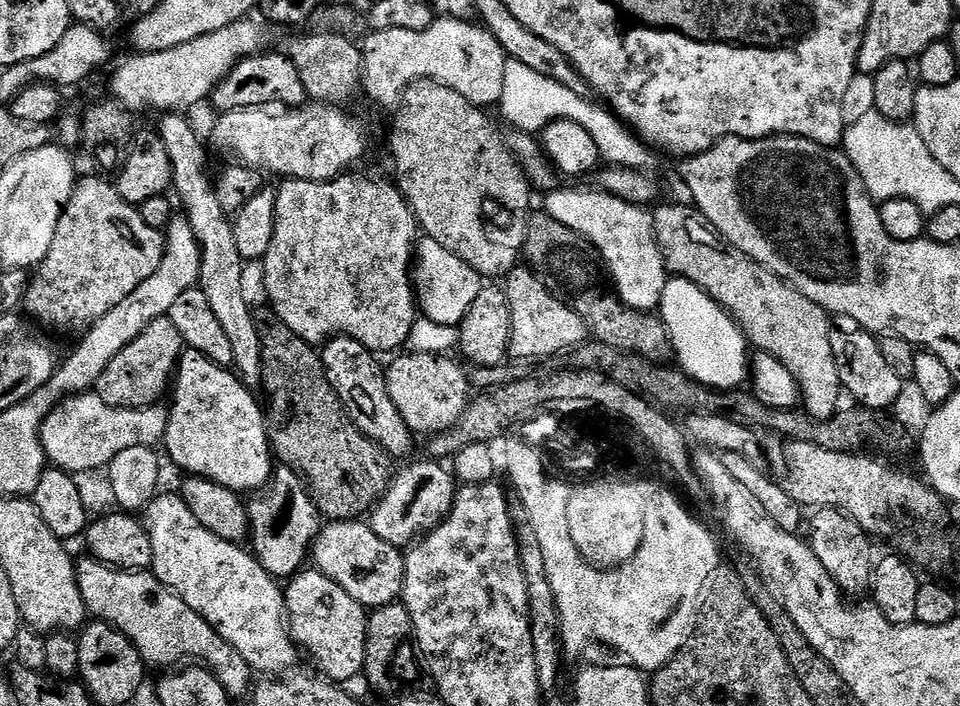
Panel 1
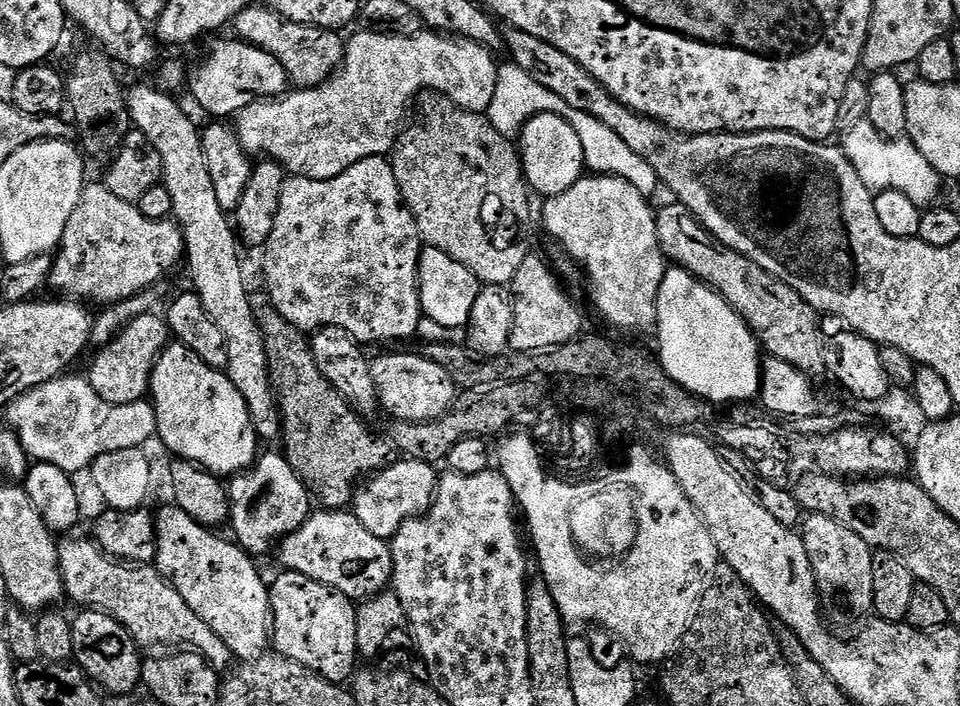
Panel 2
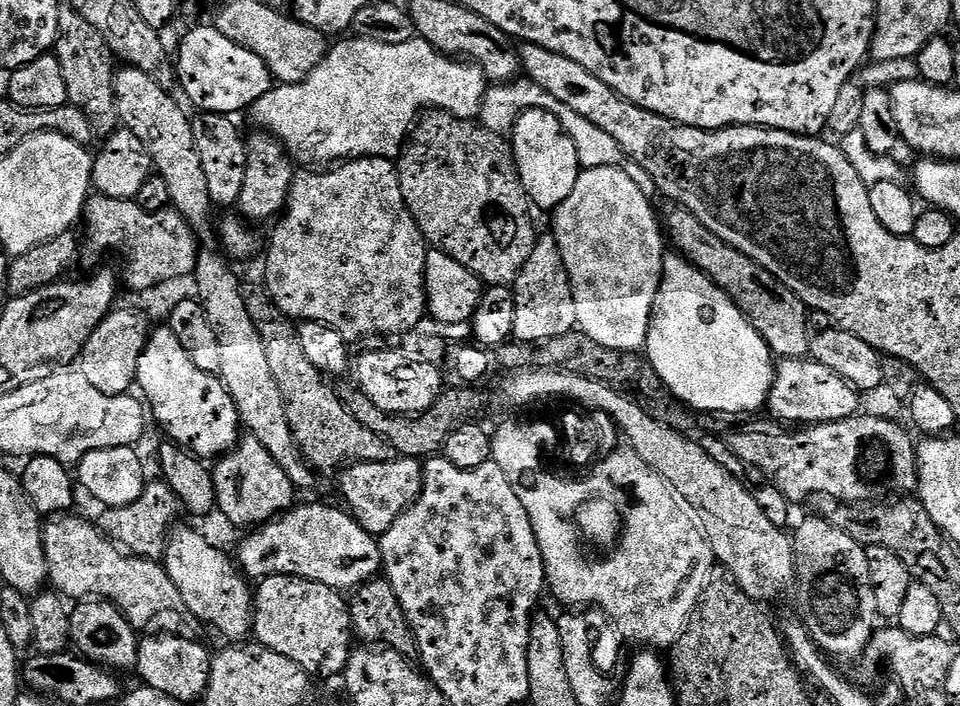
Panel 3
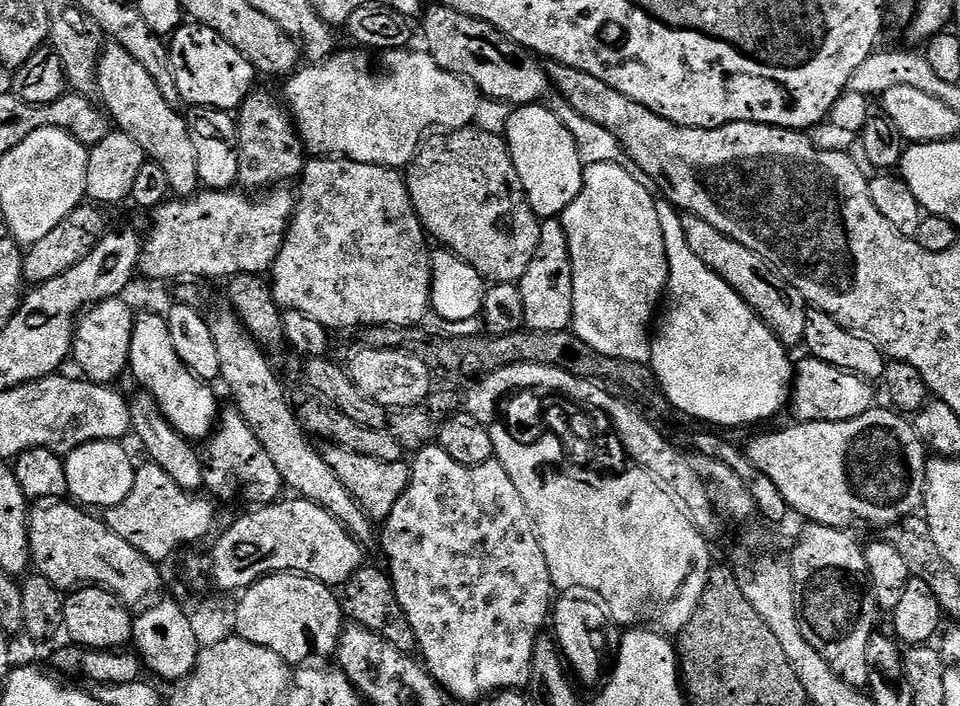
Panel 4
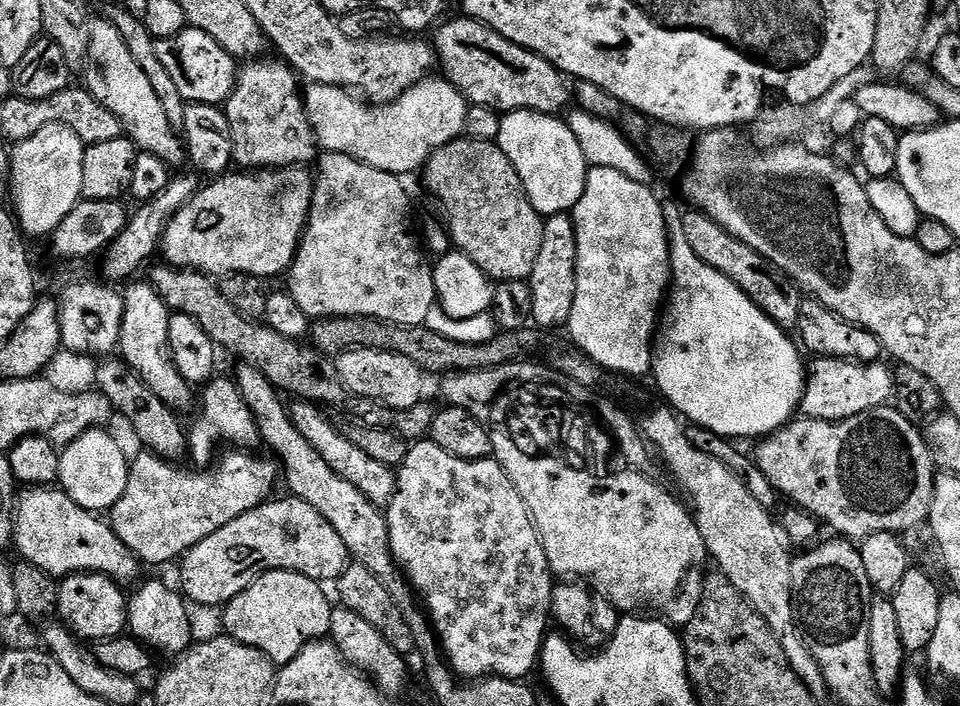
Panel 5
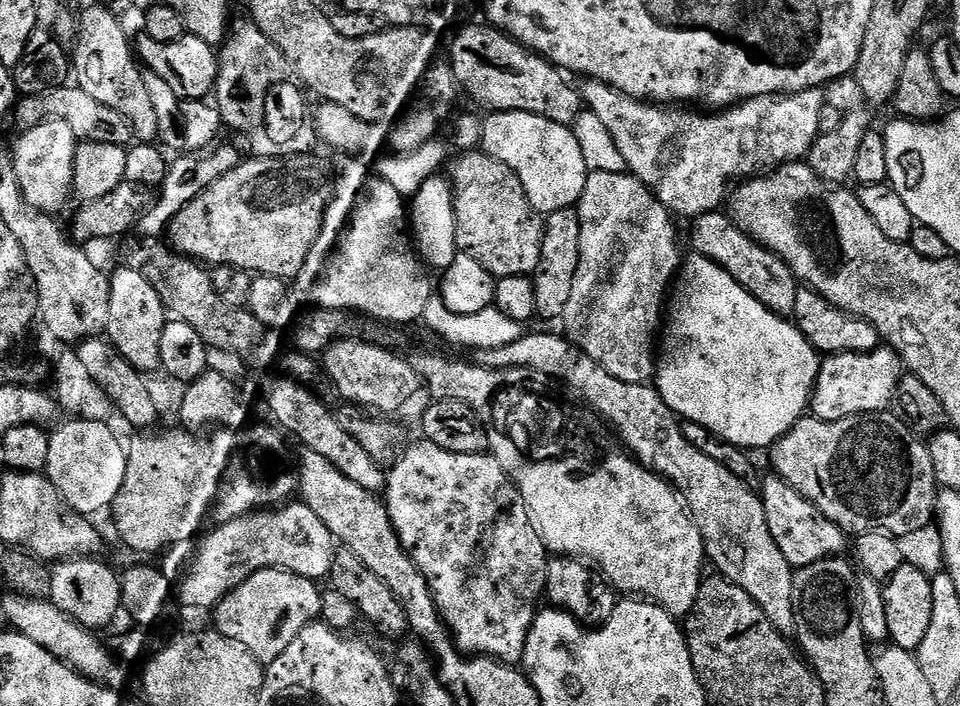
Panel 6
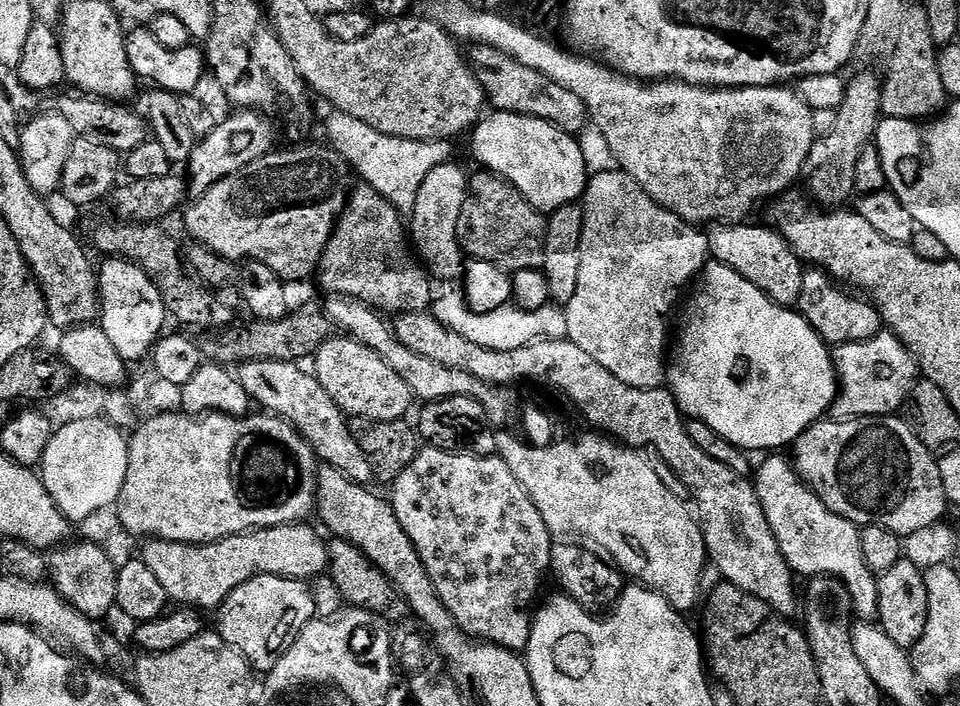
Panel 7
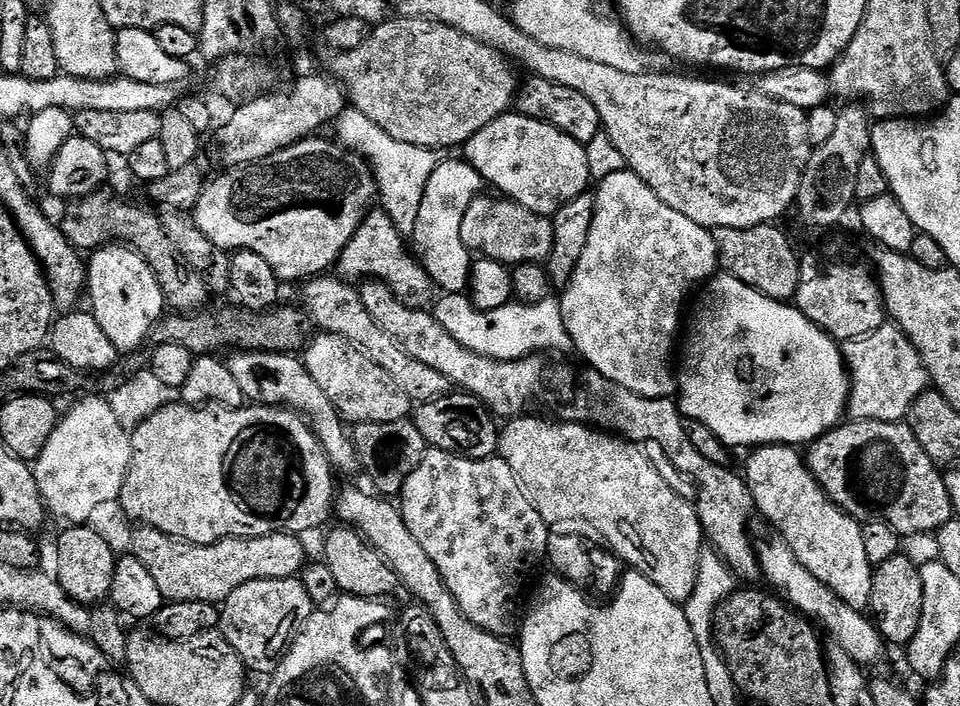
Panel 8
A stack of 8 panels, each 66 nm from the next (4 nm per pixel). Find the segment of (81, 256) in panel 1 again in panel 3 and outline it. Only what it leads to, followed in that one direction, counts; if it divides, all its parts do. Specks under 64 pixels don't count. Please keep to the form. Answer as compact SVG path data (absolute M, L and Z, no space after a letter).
M93 195L84 206L83 223L88 223L88 240L100 252L124 255L122 280L136 292L148 292L159 284L191 277L196 270L196 236L191 224L175 210L147 212L135 200Z

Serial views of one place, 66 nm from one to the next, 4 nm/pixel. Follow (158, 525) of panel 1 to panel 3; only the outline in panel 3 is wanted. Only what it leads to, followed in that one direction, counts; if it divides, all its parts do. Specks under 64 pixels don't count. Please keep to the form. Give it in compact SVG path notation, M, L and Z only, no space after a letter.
M181 526L173 527L169 537L168 537L168 549L164 551L164 559L162 561L164 565L164 569L166 570L166 574L170 574L170 582L174 582L174 586L178 586L178 594L180 595L181 605L186 609L188 607L188 612L192 616L197 616L200 620L205 620L206 623L209 624L212 628L217 628L218 631L221 632L222 635L225 636L225 641L228 642L244 642L249 639L250 633L254 628L254 592L250 587L249 581L245 579L242 575L239 567L234 563L233 557L232 560L227 556L226 553L223 552L220 548L215 548L214 545L211 544L210 541L207 540L206 537L203 536L200 532L195 532L192 528L180 528Z

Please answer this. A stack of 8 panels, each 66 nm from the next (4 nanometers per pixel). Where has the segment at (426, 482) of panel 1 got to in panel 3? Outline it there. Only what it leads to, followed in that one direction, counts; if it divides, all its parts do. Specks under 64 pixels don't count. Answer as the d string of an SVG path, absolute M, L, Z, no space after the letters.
M408 456L394 460L365 460L349 463L339 476L340 492L344 495L347 511L359 522L362 530L379 538L419 498L424 485L424 465Z

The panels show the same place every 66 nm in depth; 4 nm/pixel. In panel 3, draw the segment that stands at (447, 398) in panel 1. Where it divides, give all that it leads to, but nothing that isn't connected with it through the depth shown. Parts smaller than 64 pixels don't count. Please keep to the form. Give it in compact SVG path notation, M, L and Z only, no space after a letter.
M375 350L365 356L355 357L355 383L360 391L367 394L370 402L378 406L378 410L386 410L392 416L418 416L430 410L442 391L440 372L434 366L425 366L422 362L413 362L401 352Z

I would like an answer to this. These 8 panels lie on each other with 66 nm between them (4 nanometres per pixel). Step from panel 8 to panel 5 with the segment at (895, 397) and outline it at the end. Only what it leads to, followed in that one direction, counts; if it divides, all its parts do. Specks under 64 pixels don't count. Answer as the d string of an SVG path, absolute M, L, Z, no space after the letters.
M817 356L807 365L804 396L799 411L810 420L845 420L859 418L863 412L885 407L893 399L893 369L884 362L858 364L855 360L839 360L833 356Z

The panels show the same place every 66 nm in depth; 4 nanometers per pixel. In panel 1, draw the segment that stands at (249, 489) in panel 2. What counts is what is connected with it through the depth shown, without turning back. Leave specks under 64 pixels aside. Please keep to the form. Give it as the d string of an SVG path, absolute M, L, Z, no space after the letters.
M277 467L272 479L247 501L246 507L250 525L250 548L260 565L274 578L295 576L305 567L312 544L322 527L320 511L316 509L316 503L304 489L302 481L294 474L294 470Z

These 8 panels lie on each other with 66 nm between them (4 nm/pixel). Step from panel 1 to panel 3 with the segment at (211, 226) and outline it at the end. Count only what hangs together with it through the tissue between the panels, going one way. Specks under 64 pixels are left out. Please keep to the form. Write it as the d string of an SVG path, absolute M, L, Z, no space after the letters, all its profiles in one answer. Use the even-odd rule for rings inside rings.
M124 66L117 71L116 109L120 115L120 124L130 134L134 134L134 138L141 140L142 146L146 146L155 175L160 176L170 189L171 207L193 229L200 230L207 222L208 215L214 211L214 205L206 173L202 170L202 158L198 158L198 146L194 142L189 113L184 113L185 105L179 99L176 101L172 95L169 89L158 86L158 82L142 70ZM201 251L197 255L194 281L196 280L195 295L204 307L206 318L218 338L218 346L222 346L222 370L218 375L223 380L230 398L234 398L241 425L254 438L258 438L258 442L262 442L266 450L270 450L270 458L274 458L274 462L278 462L278 466L286 470L290 482L296 485L297 489L312 488L318 479L317 473L296 445L288 421L288 404L274 374L270 372L266 346L262 346L262 338L258 338L258 330L254 322L250 322L245 289L240 289L240 280L231 268L233 265L217 252Z

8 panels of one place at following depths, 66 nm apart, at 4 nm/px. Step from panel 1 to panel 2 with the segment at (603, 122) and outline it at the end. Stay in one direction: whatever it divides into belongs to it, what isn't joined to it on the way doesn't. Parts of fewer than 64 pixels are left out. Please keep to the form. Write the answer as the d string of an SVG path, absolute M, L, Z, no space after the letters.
M511 62L501 63L496 73L496 85L494 86L494 102L490 102L486 113L488 121L498 130L498 134L509 138L519 137L523 128L536 115L556 114L565 119L574 128L575 133L582 140L582 148L585 151L587 171L601 176L617 176L626 182L633 184L645 198L652 198L658 189L656 171L634 152L610 126L602 126L598 118L586 114L582 110L574 110L574 106L566 106L558 94L546 90L539 82L534 82L526 70L522 70L517 64Z

